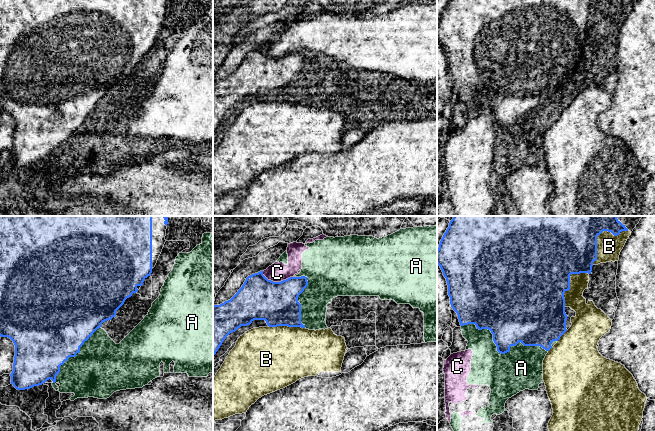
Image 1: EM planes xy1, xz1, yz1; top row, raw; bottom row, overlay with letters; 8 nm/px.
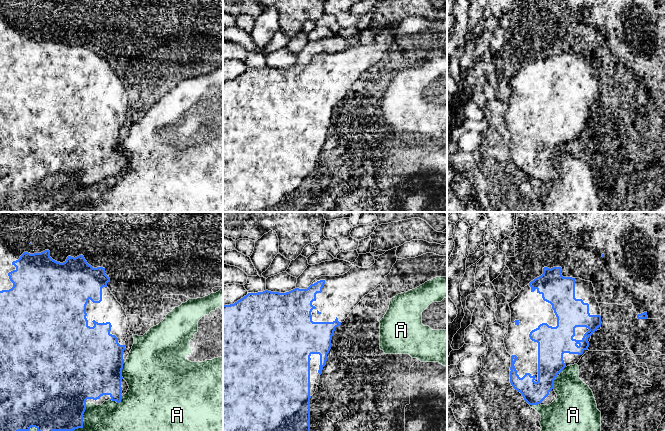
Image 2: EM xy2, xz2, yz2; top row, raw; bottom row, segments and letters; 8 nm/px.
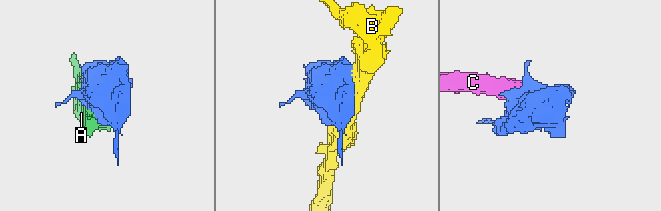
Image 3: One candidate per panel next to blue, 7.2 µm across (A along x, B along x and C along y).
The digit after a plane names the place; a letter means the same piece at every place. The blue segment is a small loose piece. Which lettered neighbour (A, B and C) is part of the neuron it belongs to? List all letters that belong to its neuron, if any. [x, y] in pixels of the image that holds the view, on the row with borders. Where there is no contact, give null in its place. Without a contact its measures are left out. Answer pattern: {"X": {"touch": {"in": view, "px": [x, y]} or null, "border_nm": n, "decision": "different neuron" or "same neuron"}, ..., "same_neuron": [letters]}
{"A": {"touch": {"in": "yz1", "px": [499, 352]}, "border_nm": 750, "decision": "different neuron"}, "B": {"touch": {"in": "yz1", "px": [598, 234]}, "border_nm": 400, "decision": "different neuron"}, "C": {"touch": {"in": "xz1", "px": [276, 282]}, "border_nm": 260, "decision": "different neuron"}, "same_neuron": []}

